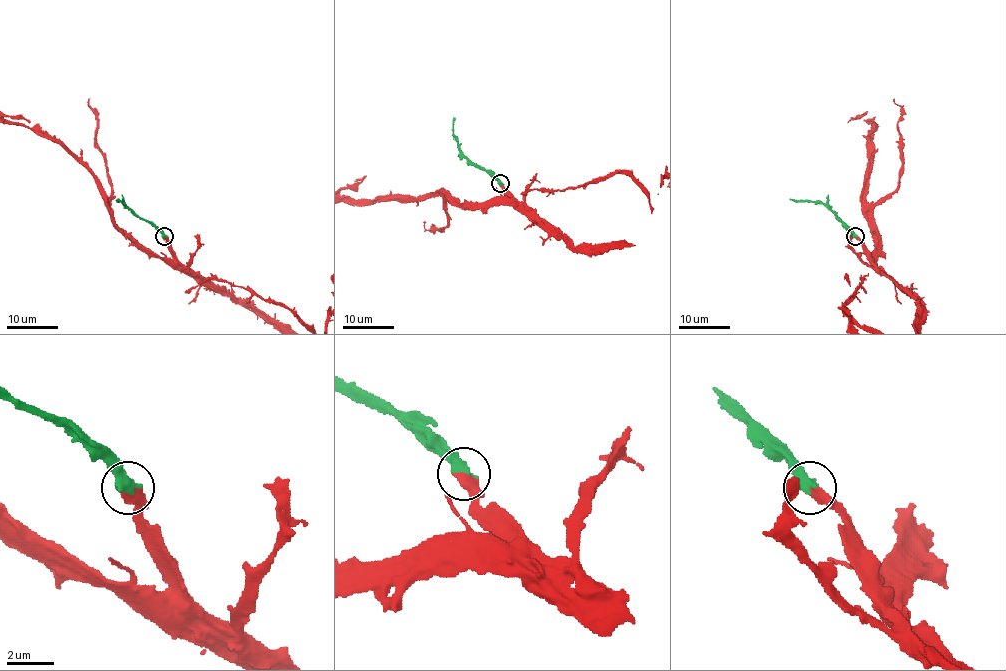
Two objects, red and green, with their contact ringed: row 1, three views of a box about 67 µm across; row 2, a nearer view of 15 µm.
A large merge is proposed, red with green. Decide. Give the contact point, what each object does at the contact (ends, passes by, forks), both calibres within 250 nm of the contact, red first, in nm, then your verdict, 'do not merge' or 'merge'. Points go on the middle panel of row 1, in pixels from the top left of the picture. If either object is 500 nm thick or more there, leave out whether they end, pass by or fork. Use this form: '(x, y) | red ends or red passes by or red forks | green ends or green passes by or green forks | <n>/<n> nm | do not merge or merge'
(500, 183) | 500/600 nm | merge

